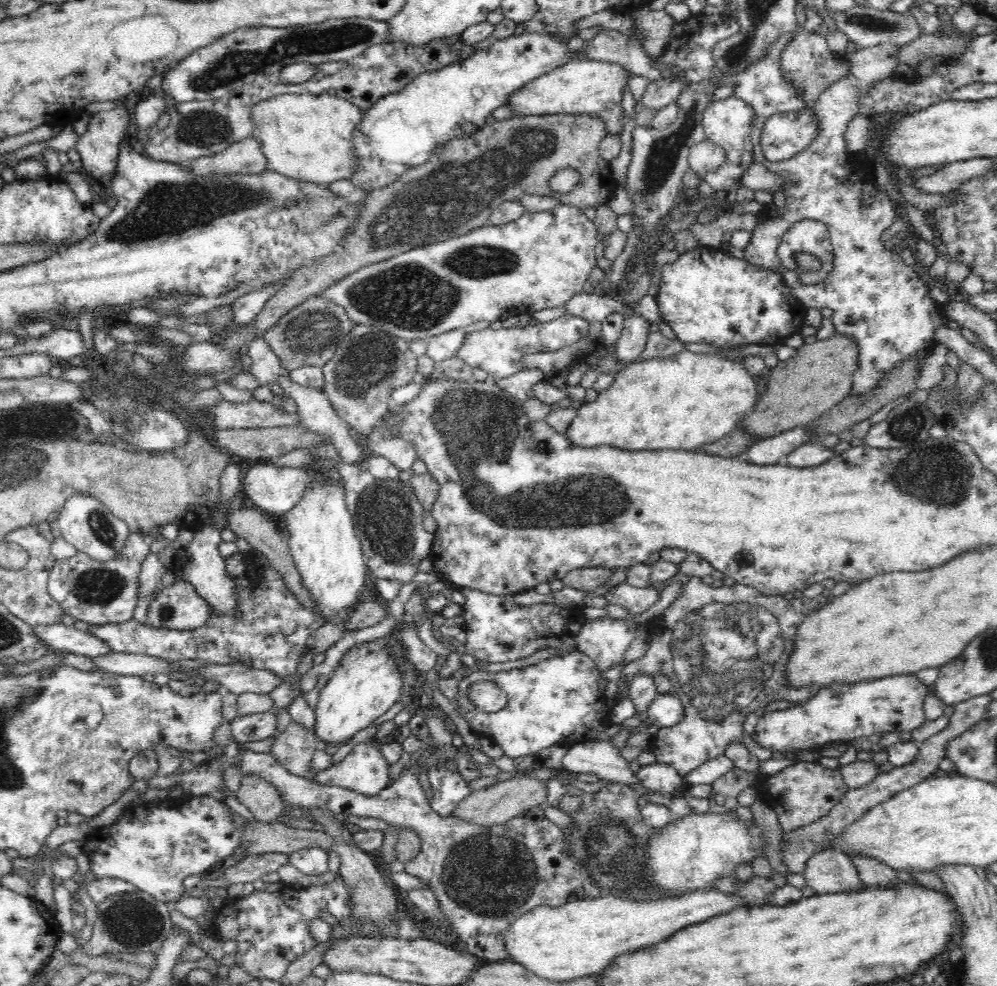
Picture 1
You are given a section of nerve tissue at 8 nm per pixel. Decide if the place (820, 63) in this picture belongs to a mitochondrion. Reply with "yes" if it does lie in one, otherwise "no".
no

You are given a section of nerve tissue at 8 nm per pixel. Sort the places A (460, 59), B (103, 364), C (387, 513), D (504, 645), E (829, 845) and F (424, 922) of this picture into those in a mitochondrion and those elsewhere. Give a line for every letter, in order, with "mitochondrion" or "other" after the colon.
A: other
B: other
C: mitochondrion
D: mitochondrion
E: other
F: other

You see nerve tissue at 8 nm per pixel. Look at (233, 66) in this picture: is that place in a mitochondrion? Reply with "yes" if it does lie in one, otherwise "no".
yes

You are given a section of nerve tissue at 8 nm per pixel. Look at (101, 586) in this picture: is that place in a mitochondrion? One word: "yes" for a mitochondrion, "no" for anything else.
yes

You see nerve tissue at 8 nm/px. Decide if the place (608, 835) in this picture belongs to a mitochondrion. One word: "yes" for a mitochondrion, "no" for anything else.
yes

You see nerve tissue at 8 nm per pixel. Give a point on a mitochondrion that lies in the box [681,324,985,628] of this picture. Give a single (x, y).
(940, 474)

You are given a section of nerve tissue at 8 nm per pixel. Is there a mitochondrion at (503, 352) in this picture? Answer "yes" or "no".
no

